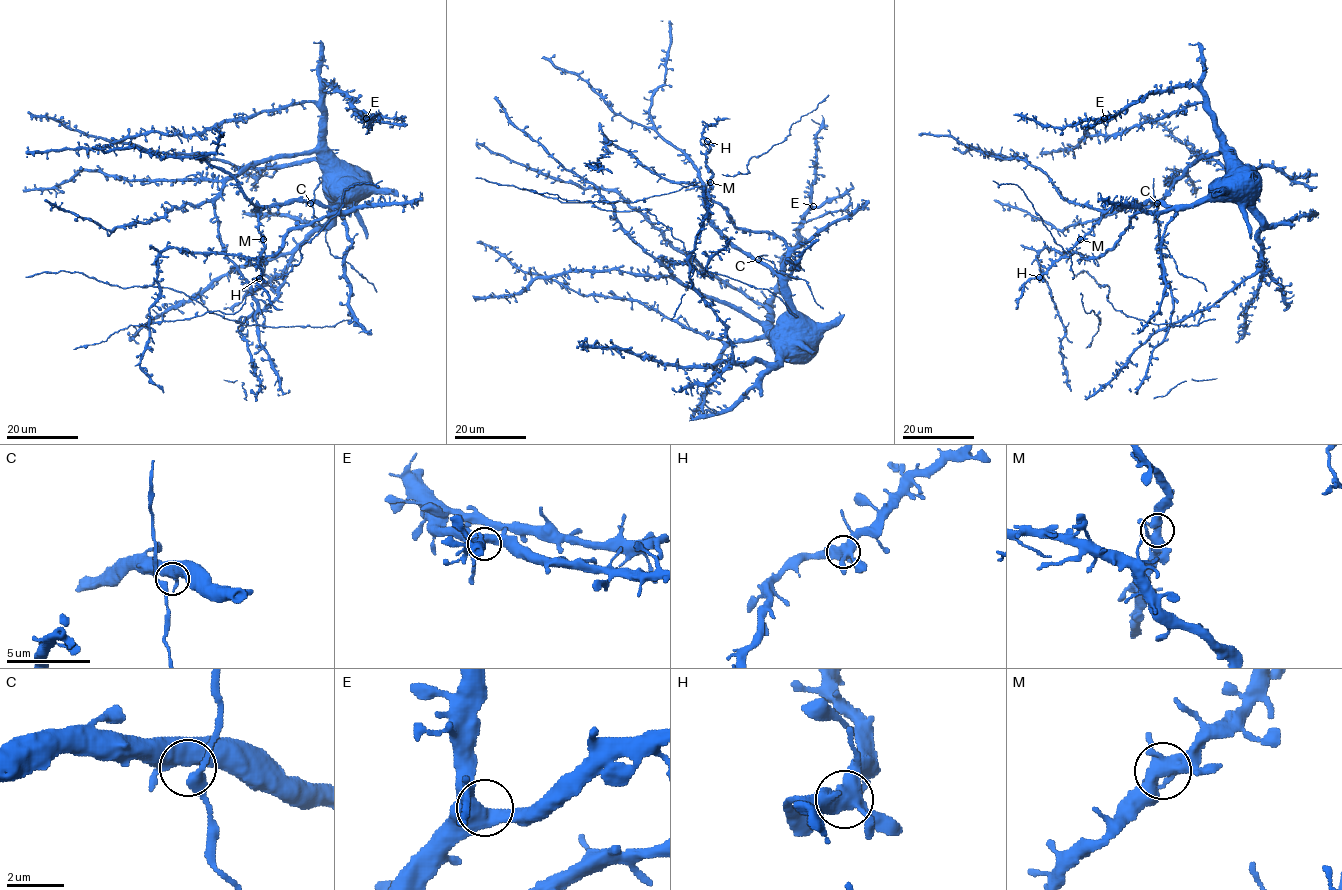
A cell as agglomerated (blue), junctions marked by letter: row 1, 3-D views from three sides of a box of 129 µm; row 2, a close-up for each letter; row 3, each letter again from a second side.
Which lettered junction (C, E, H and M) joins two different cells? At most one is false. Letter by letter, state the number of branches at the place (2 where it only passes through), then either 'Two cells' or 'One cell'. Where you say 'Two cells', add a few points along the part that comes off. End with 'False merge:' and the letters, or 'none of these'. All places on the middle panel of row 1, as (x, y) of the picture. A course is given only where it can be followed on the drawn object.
C: Branches: 4. One cell
E: Branches: 4. One cell
H: Branches: 4. One cell
M: Branches: 4. One cell
False merge: none of these

